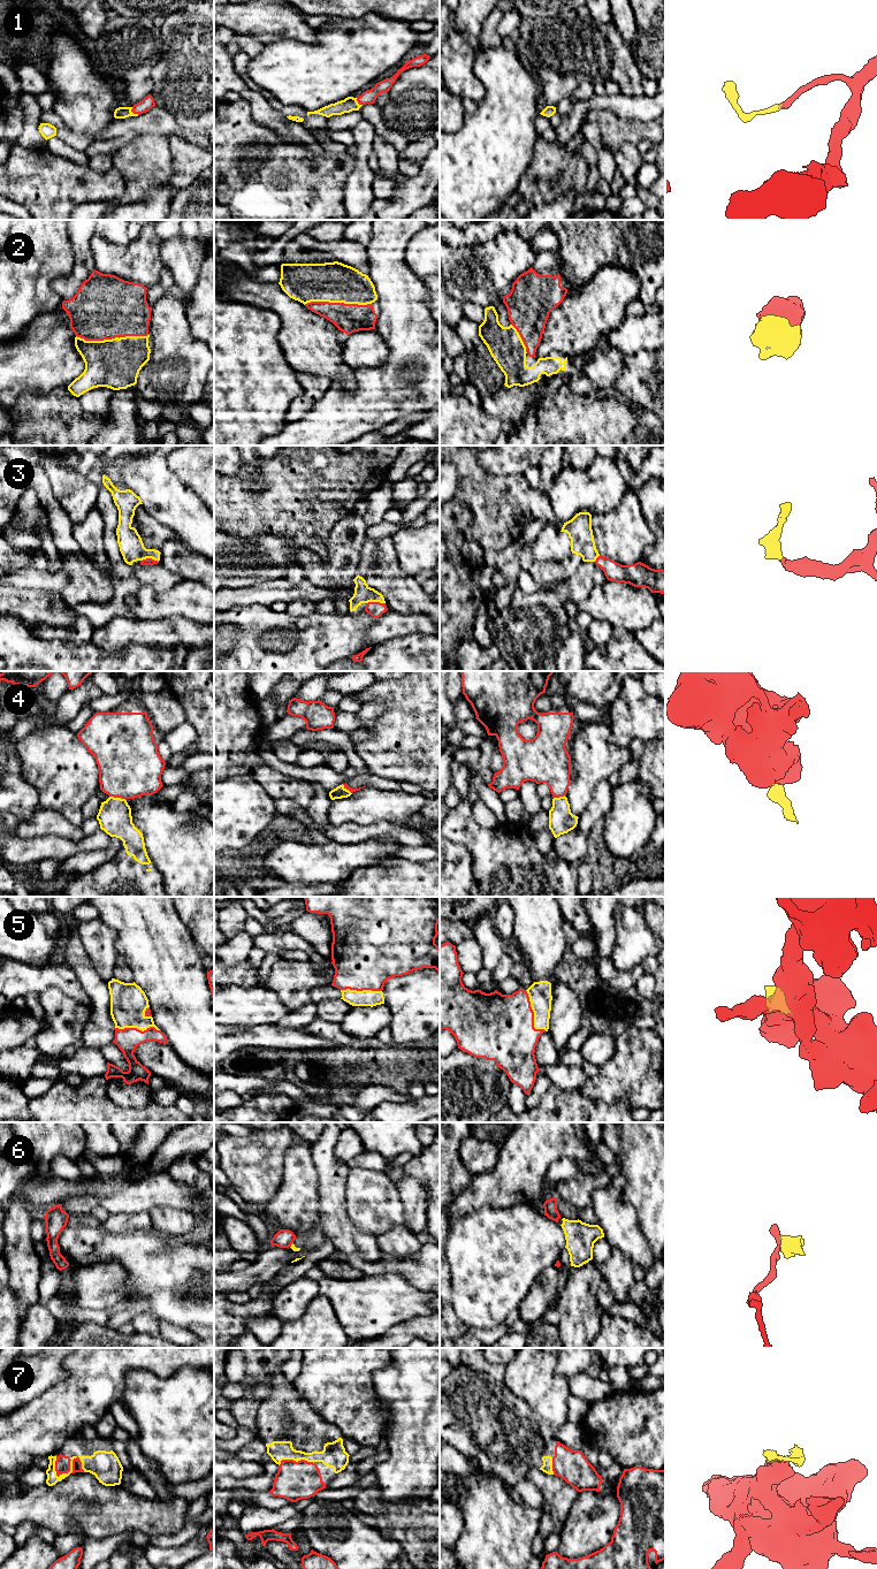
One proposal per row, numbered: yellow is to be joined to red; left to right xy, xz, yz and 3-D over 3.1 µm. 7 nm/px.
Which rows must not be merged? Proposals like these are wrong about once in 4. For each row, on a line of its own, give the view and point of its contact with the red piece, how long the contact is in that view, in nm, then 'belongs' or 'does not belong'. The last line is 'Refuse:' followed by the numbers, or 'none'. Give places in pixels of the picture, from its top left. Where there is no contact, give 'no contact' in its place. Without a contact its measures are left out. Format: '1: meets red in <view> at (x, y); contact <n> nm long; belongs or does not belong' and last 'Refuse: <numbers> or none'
1: meets red in xy at (134, 113); contact 80 nm long; belongs
2: meets red in xy at (112, 337); contact 500 nm long; belongs
3: meets red in xz at (375, 602); contact 130 nm long; belongs
4: meets red in xy at (117, 797); contact 110 nm long; does not belong
5: meets red in yz at (533, 1014); contact 320 nm long; belongs
6: meets red in xz at (291, 1243); contact 40 nm long; does not belong
7: meets red in xy at (69, 1470); contact 240 nm long; belongs
Refuse: 4, 6

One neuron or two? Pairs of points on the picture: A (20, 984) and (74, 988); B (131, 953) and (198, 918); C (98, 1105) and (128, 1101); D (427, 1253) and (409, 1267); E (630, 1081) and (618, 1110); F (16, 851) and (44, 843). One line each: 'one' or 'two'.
A: one
B: two
C: two
D: one
E: two
F: one

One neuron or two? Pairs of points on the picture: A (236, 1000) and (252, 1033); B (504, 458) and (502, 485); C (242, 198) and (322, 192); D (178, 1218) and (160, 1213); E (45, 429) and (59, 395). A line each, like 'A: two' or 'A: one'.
A: two
B: two
C: one
D: one
E: one

